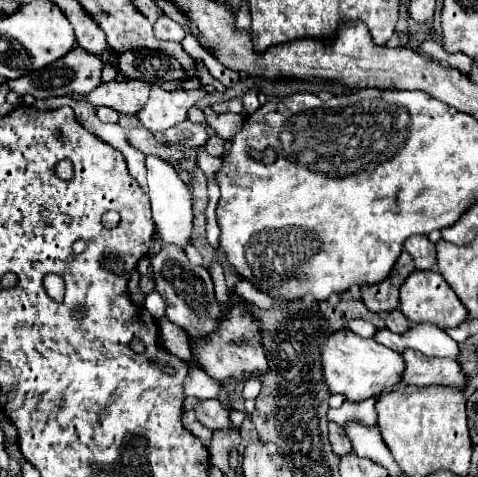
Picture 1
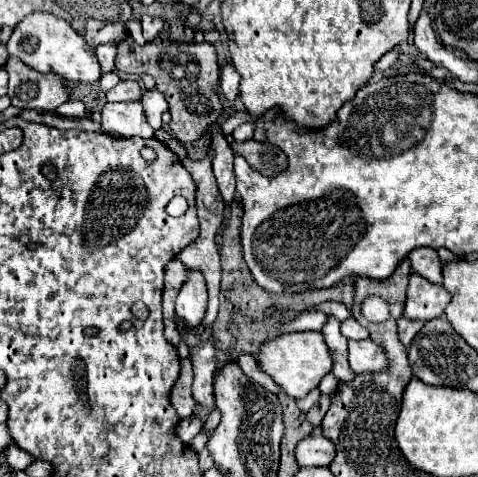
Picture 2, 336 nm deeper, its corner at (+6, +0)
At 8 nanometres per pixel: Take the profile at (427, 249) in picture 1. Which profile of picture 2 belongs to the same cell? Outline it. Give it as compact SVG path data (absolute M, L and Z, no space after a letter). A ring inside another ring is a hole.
M418 247L416 251L412 251L410 255L412 261L412 271L426 277L432 283L442 283L442 263L438 259L436 249L430 247Z

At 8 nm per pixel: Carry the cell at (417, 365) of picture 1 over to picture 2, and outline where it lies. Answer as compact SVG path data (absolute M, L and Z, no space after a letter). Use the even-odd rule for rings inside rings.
M372 339L348 341L348 363L352 365L354 373L388 369L388 359L384 349L378 347Z

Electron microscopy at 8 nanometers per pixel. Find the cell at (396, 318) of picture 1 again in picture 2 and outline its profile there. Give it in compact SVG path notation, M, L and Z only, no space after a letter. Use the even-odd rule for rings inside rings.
M400 317L398 319L398 335L400 335L400 341L404 345L410 345L410 341L414 339L414 335L420 331L422 325L424 325L422 321L410 321L410 319Z

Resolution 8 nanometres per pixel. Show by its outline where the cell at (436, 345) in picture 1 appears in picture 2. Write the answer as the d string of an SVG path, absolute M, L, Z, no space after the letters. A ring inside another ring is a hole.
M348 317L348 319L342 323L340 331L342 331L342 335L344 335L346 339L366 339L366 337L368 337L368 331L366 331L354 317Z

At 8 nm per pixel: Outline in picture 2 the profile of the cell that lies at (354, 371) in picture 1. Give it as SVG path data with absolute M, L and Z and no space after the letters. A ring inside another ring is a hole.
M302 331L302 333L284 333L272 341L266 341L256 353L256 365L260 371L272 377L272 381L292 399L308 395L318 387L320 379L332 371L332 357L328 345L324 343L322 333Z

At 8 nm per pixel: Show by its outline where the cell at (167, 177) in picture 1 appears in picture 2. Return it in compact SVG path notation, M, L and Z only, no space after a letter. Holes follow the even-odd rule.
M190 271L188 281L176 297L176 315L184 319L188 327L200 327L208 307L208 293L204 285L204 277L198 271Z

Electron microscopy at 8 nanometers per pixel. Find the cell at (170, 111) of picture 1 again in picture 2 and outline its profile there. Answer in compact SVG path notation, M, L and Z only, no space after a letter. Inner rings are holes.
M106 103L100 111L102 131L116 137L154 137L154 129L148 125L142 103Z

